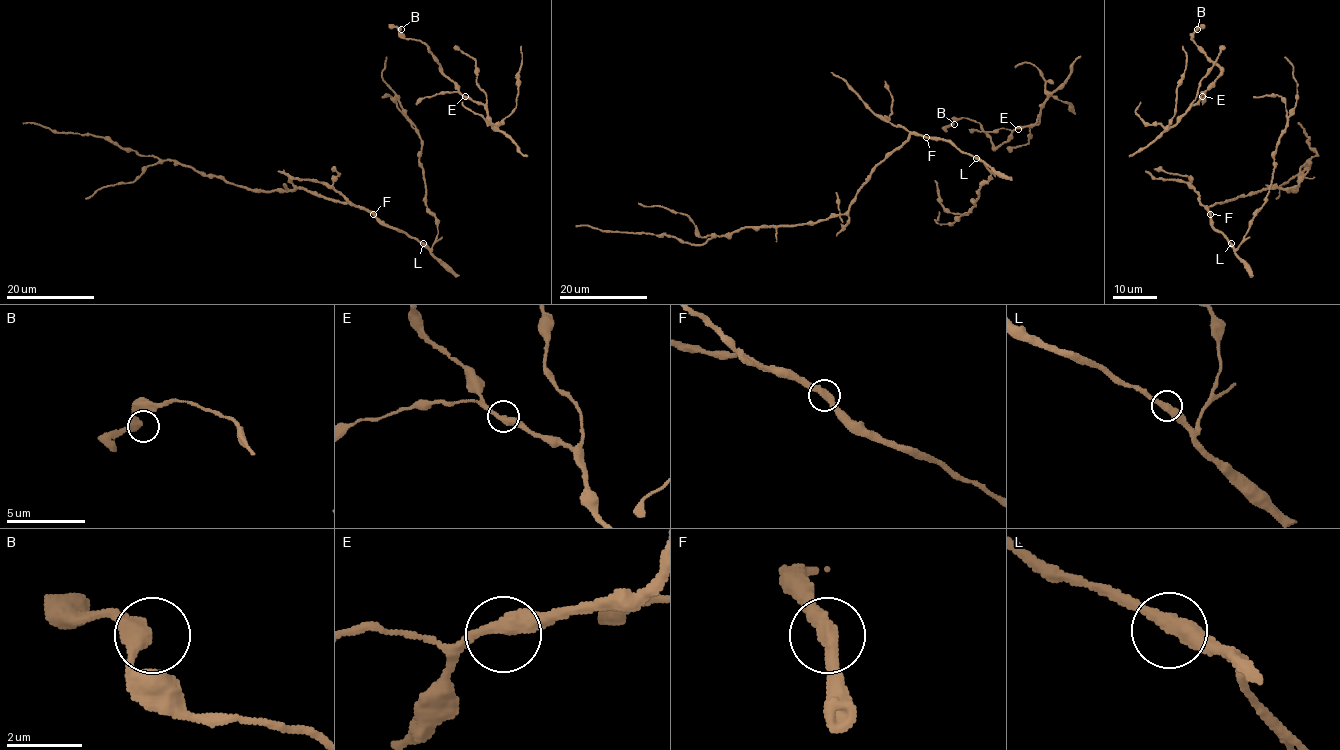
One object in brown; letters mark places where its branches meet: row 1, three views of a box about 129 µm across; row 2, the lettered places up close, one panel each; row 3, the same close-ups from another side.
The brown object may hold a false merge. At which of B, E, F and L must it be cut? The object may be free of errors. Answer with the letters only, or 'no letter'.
no letter

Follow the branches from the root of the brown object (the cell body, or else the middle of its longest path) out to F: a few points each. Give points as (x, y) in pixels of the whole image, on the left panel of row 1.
F: (424, 244), (383, 224), (372, 213)

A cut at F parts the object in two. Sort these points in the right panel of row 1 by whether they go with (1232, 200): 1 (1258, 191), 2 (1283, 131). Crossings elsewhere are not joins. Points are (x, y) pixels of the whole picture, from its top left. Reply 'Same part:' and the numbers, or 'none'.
Same part: 1

